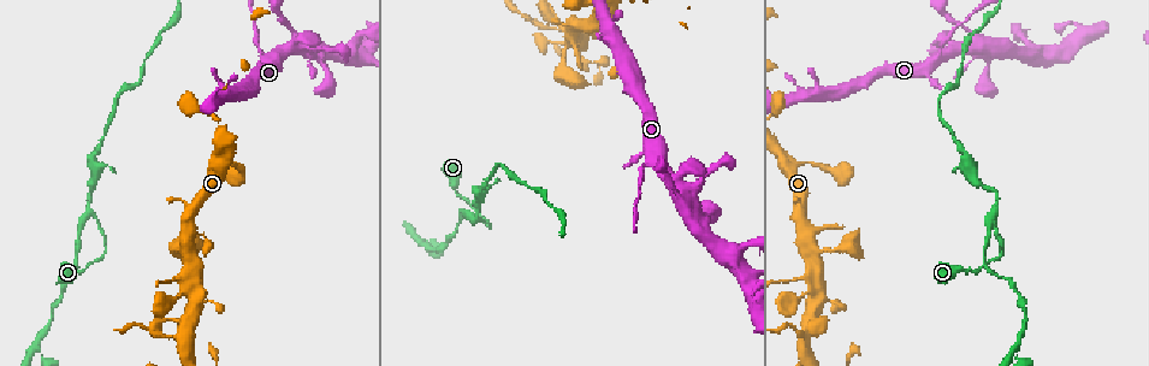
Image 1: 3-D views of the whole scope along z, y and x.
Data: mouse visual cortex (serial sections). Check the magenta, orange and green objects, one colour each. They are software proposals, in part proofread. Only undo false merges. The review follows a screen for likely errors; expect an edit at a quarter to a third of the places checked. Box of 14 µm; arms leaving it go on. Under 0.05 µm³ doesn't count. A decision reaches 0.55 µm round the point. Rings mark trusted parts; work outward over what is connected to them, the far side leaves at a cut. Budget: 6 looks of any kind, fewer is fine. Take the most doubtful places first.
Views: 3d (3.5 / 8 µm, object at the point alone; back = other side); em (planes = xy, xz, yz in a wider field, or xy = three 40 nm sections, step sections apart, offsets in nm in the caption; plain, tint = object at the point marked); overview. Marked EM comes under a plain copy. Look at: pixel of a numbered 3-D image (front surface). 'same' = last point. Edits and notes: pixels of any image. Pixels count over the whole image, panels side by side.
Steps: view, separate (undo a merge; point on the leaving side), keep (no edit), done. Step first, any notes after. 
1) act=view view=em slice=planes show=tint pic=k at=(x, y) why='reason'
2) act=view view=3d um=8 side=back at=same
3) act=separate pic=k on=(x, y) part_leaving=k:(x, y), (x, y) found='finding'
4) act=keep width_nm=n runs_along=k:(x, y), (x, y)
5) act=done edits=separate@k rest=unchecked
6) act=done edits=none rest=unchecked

act=view view=3d um=8 side=back pic=1 at=(90, 210) why='sharp bend'

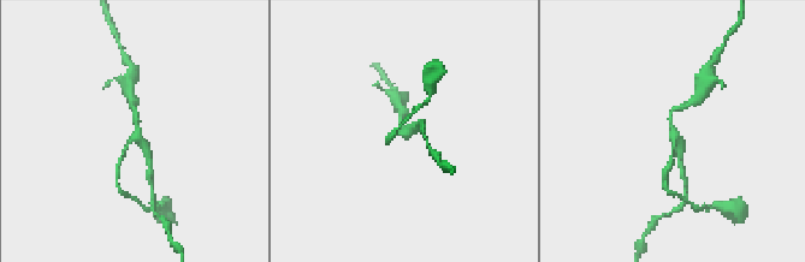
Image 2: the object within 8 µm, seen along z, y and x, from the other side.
act=view view=3d um=3.5 pic=2 at=(402, 134)

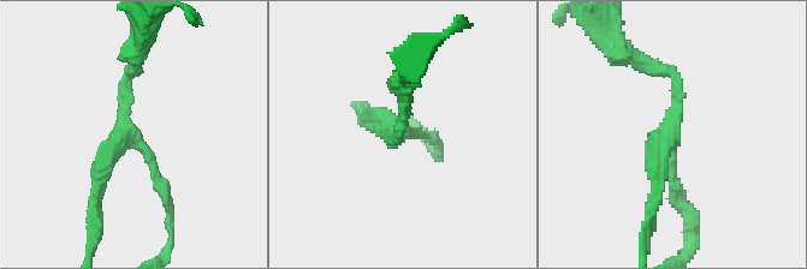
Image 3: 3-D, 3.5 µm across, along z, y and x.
act=view view=em slice=planes show=tint pic=3 at=(669, 132) arms=3 arm_widths_nm=150,150,250

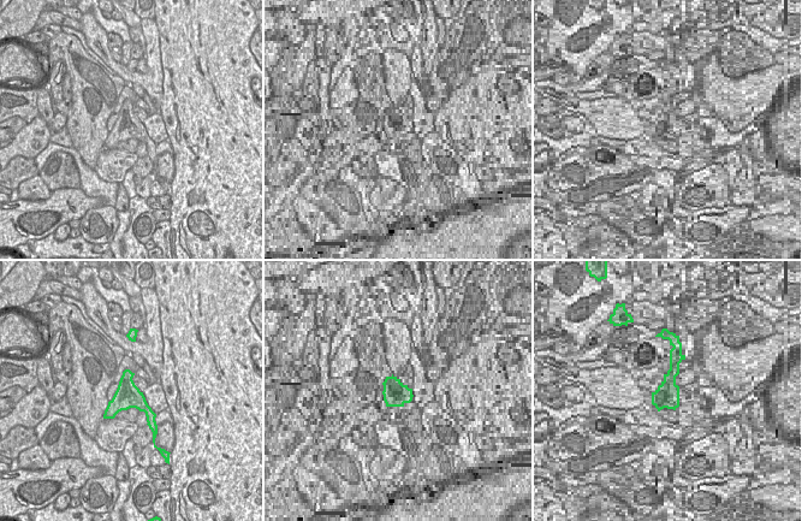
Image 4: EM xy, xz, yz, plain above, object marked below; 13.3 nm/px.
act=keep runs_along=3:(170, 201), (125, 130), (132, 71) found='continuous, no second cell'

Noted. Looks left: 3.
act=view view=3d um=3.5 pic=1 at=(1013, 348) why='two arms in line, one across'

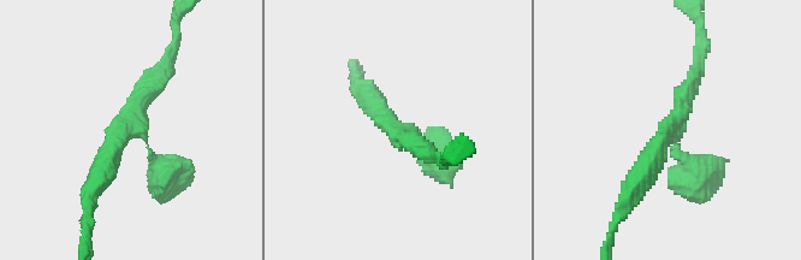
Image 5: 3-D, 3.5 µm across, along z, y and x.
act=view view=em slice=xy step=3 show=tint pic=5 at=(674, 120) why='now the EM'

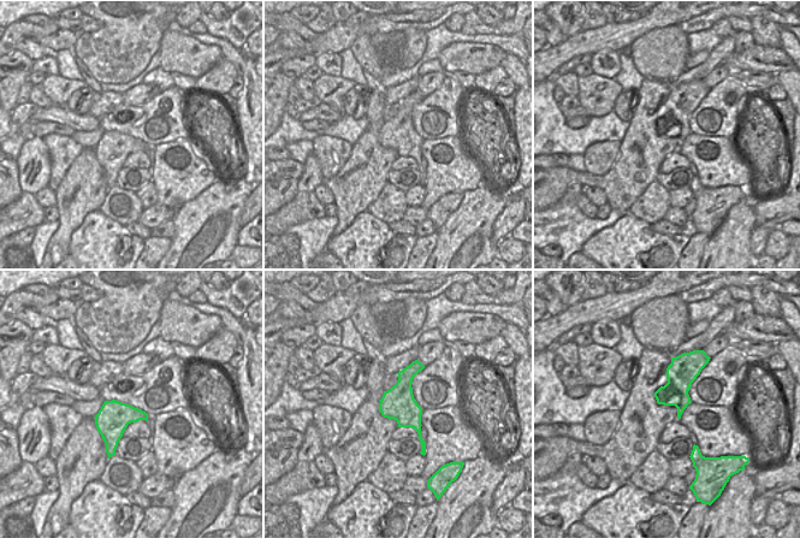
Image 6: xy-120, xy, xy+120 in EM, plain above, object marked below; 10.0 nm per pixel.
act=keep arm_widths_nm=150,200,300 runs_along=5:(700, 57), (675, 149), (702, 171) found='one cell here'

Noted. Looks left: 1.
act=done edits=none rest=unchecked

